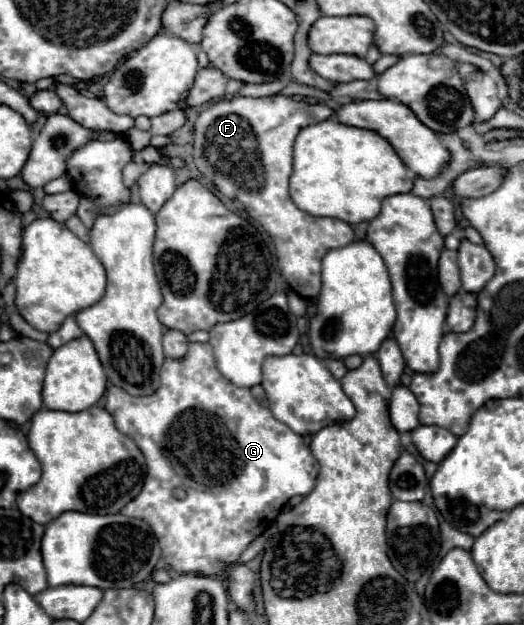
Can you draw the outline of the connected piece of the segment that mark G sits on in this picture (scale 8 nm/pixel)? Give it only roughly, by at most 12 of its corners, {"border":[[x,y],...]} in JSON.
{"border":[[209,343],[105,409],[147,461],[121,509],[221,575],[319,465]]}

